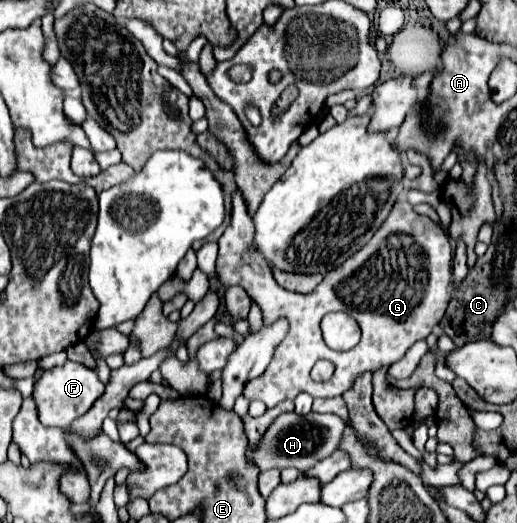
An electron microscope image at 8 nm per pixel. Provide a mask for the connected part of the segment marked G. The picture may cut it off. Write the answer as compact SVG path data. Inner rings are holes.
M234 190L232 220L218 240L218 282L224 288L242 286L250 300L260 306L264 324L276 322L278 318L286 318L290 324L288 336L276 346L264 376L250 380L244 386L244 396L248 400L262 400L268 408L274 408L282 400L294 400L300 392L308 392L312 398L342 396L360 374L376 372L398 362L414 342L424 340L432 328L440 324L448 308L452 276L450 238L440 224L432 222L428 216L416 214L406 198L398 198L372 240L342 266L330 270L310 294L296 294L278 286L268 262L264 262L260 254L254 254L252 238L252 216L248 214L240 190ZM330 310L352 314L360 324L362 340L358 348L334 352L326 346L320 332L320 320ZM318 360L330 360L336 366L334 376L324 384L310 380L310 370Z

